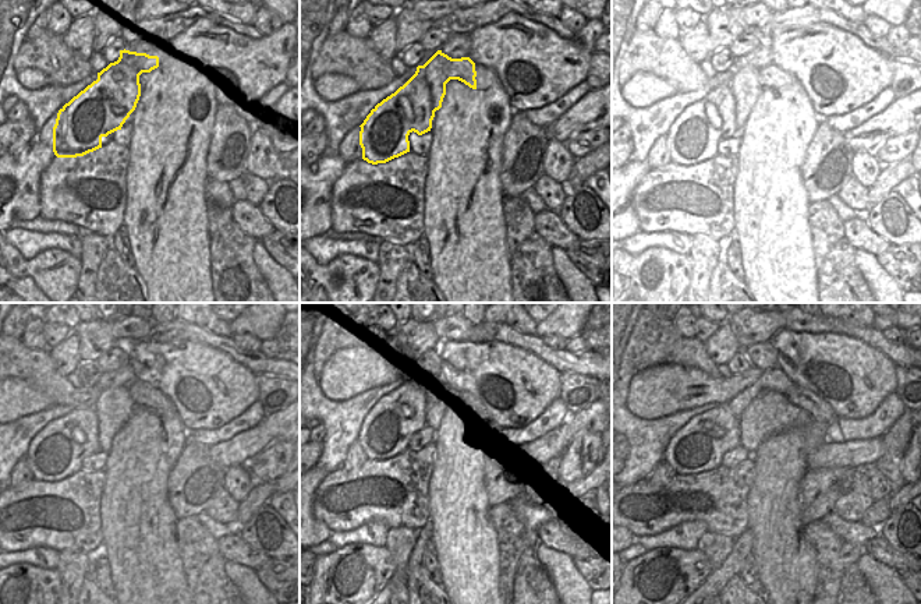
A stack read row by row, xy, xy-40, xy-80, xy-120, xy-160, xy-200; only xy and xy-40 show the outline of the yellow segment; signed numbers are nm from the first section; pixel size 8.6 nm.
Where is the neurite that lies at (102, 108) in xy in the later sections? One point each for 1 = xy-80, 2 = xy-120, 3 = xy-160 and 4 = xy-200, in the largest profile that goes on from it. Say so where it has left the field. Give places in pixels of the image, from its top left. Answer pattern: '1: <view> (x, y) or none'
1: xy-80 (694, 136)
2: xy-120 (53, 455)
3: xy-160 (365, 455)
4: xy-200 (732, 413)

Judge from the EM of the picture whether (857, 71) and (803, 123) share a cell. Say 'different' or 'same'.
different

